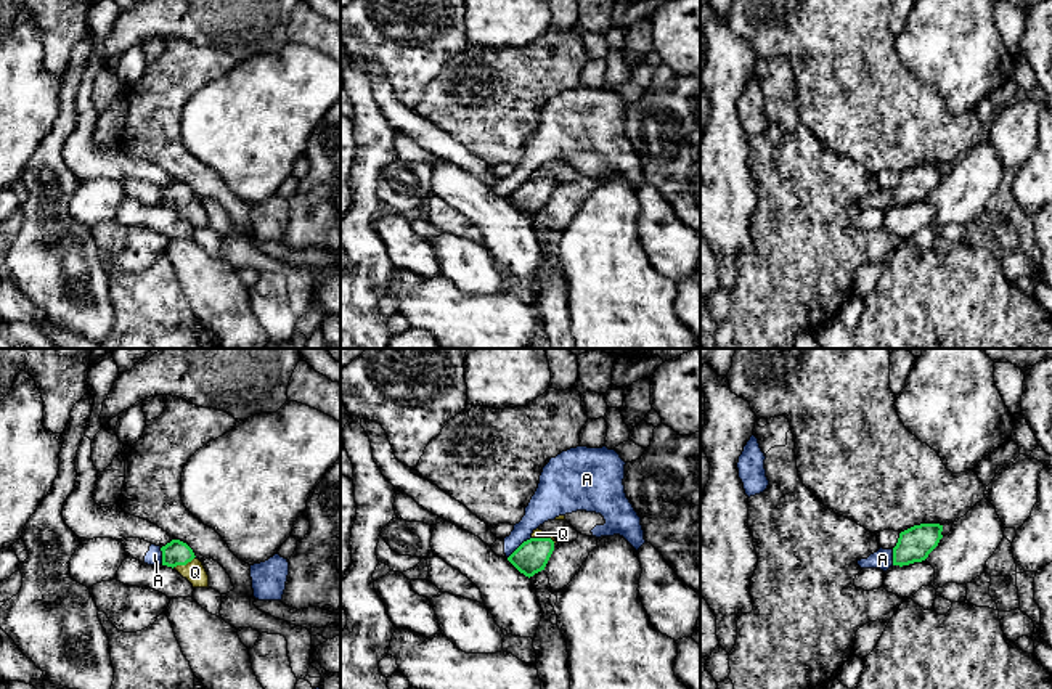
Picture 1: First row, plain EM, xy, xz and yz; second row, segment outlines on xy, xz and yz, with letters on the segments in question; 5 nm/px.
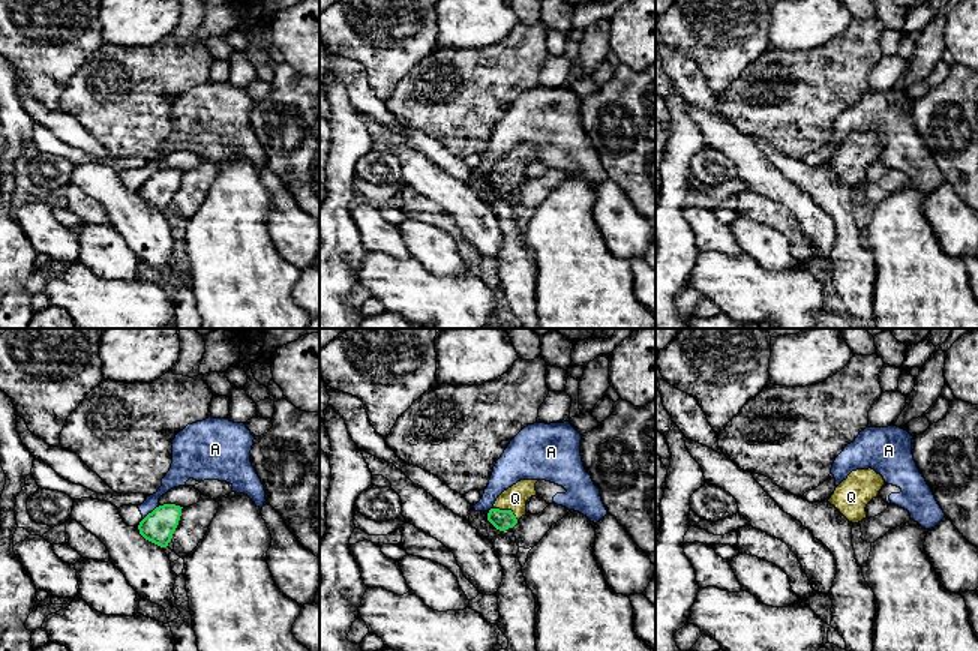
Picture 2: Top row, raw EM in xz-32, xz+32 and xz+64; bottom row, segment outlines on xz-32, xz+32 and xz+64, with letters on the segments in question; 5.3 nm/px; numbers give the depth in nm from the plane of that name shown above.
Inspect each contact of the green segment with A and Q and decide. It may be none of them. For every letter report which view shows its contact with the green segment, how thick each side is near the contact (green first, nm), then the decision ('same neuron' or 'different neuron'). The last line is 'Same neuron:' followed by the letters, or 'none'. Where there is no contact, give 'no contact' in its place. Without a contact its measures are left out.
A: xz | 160/160 nm | different neuron
Q: xz | 160/50 nm | same neuron
Same neuron: Q

